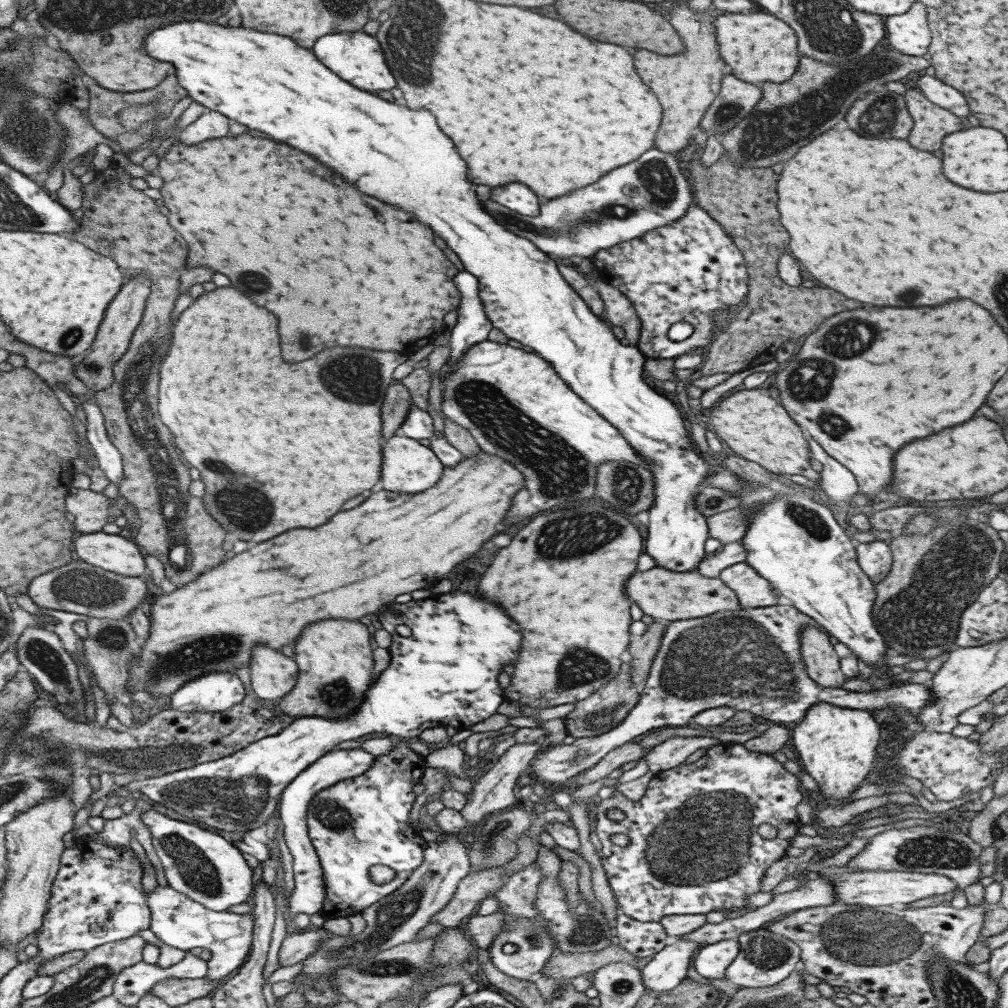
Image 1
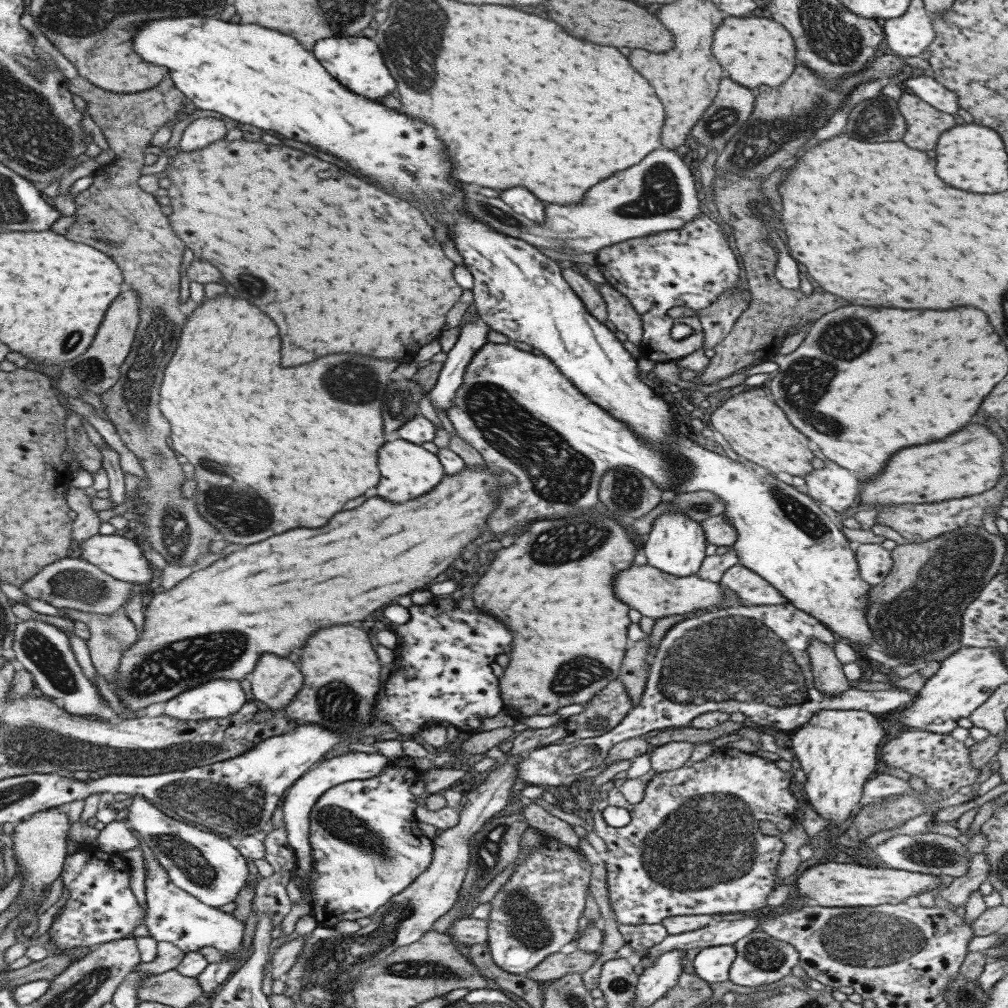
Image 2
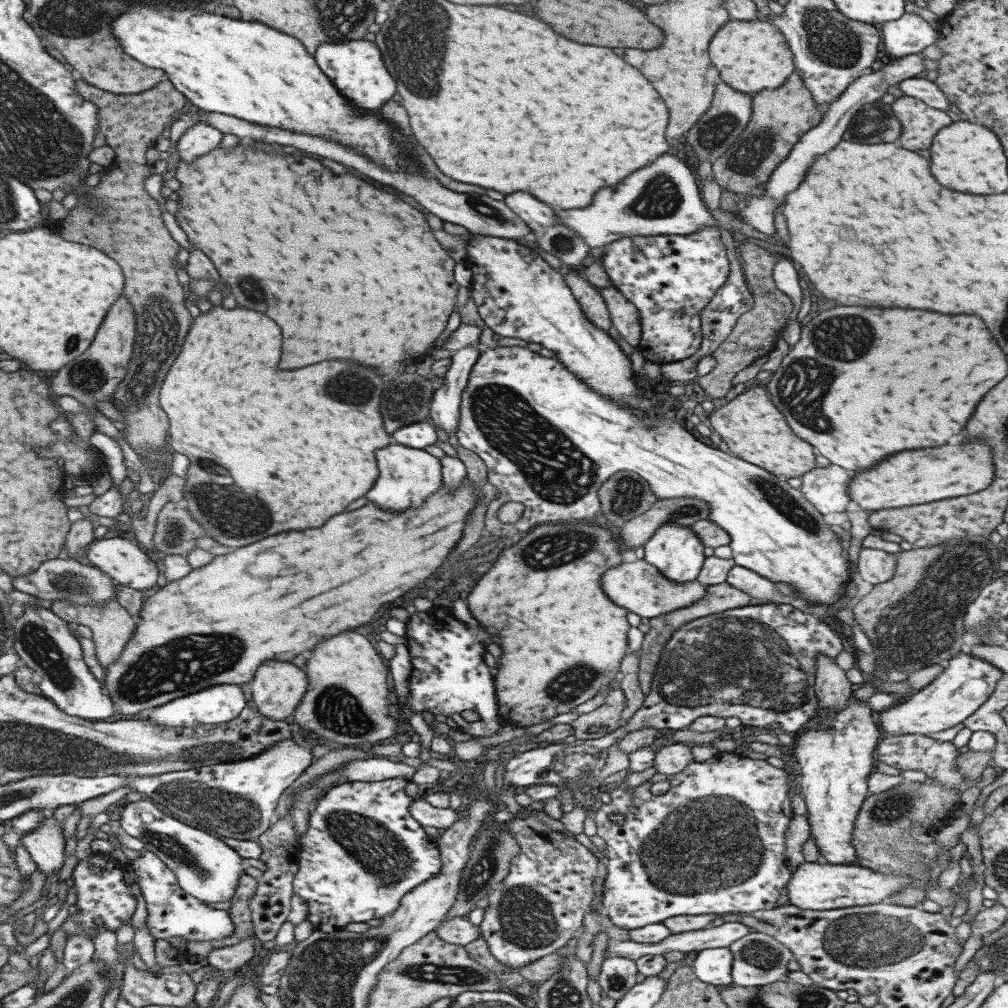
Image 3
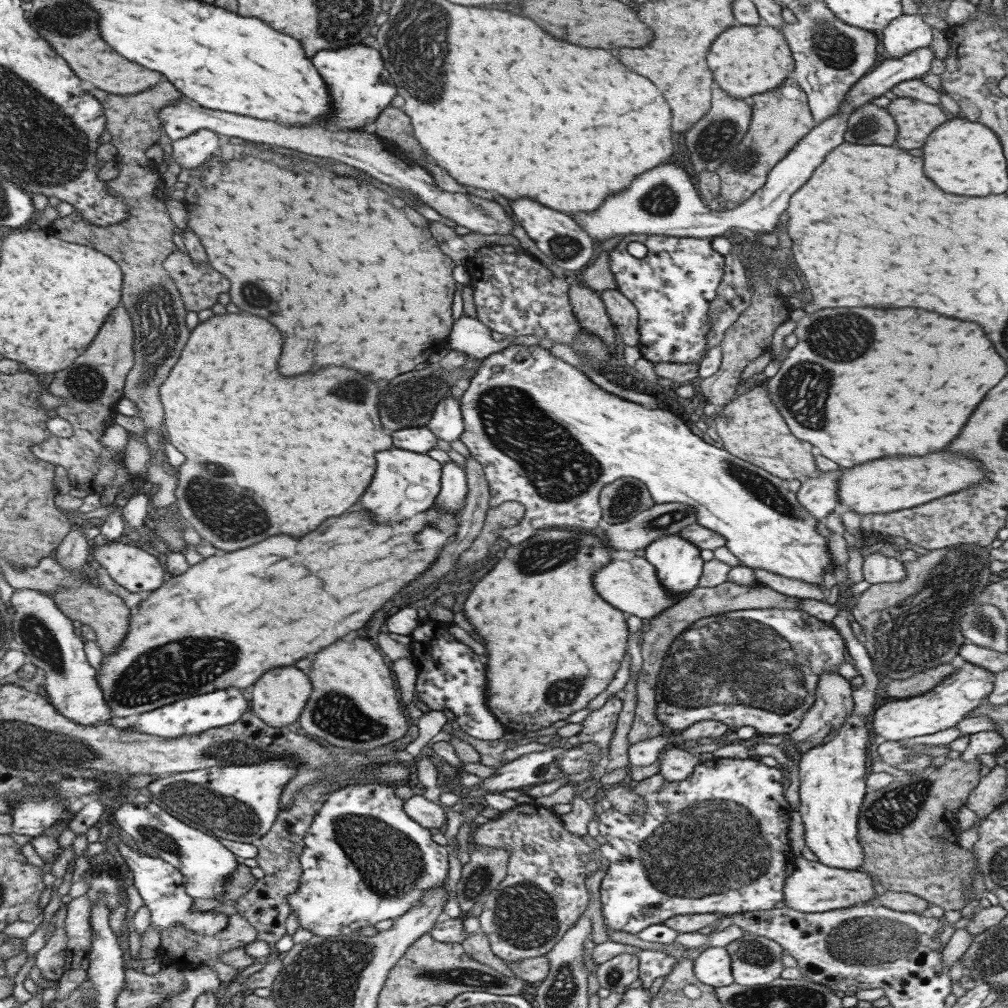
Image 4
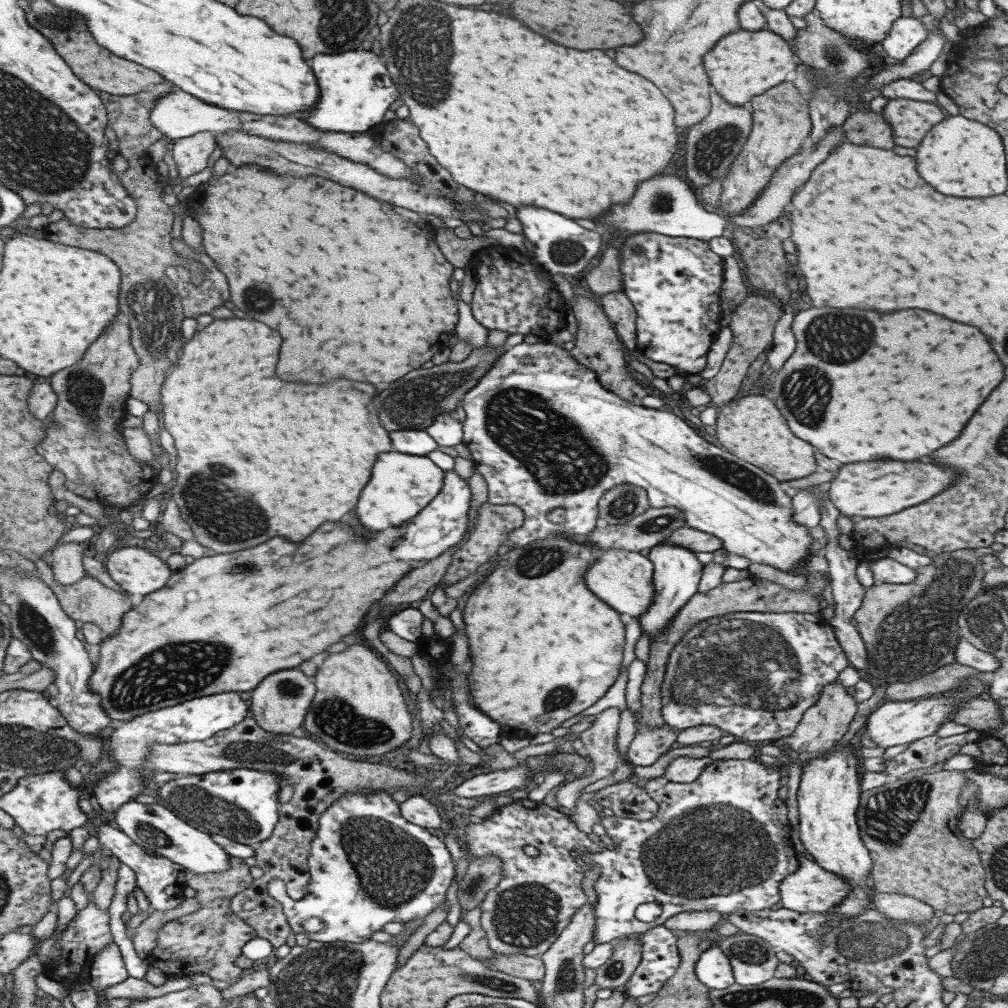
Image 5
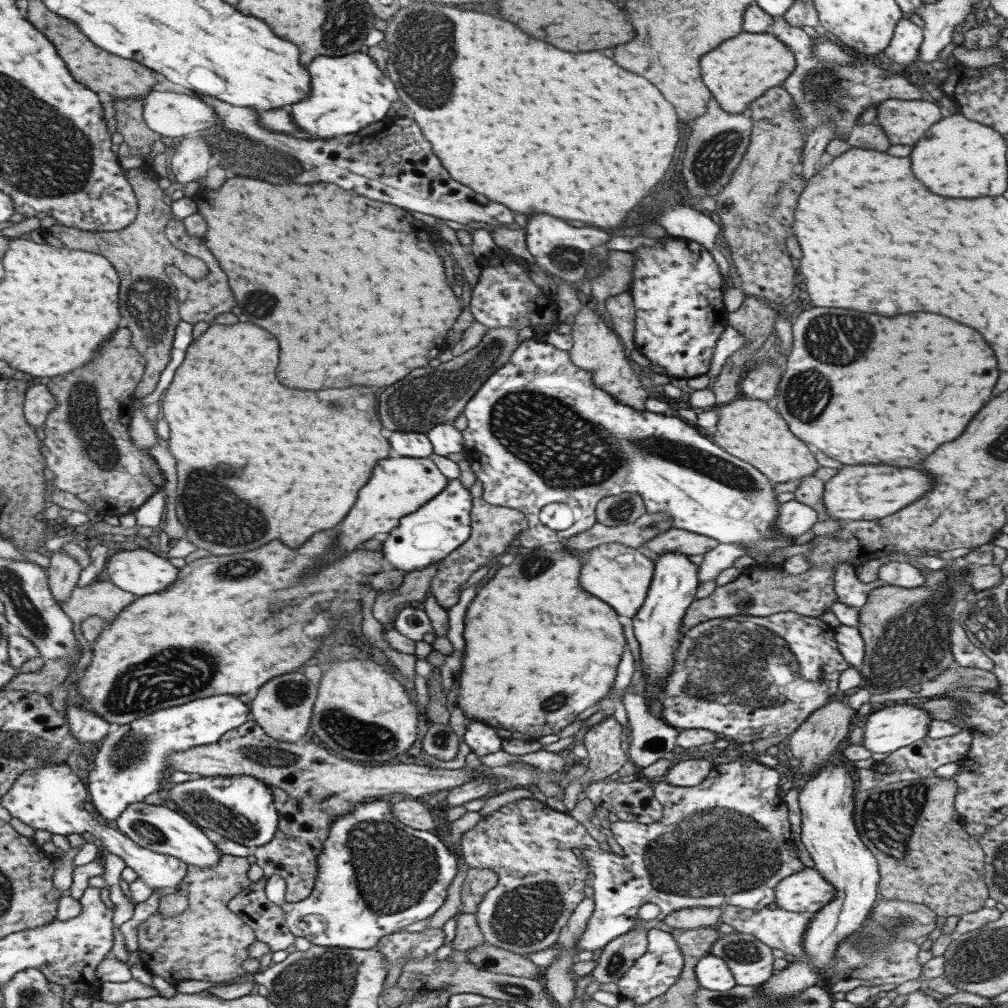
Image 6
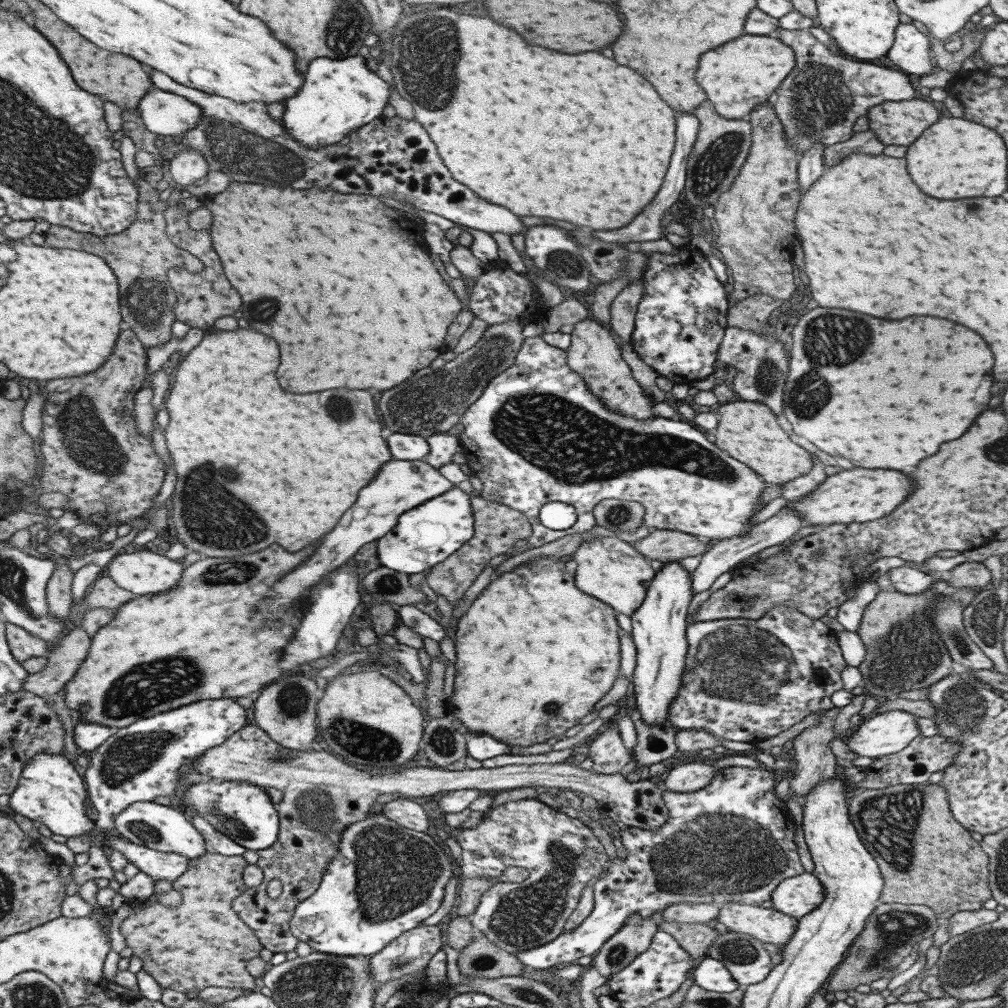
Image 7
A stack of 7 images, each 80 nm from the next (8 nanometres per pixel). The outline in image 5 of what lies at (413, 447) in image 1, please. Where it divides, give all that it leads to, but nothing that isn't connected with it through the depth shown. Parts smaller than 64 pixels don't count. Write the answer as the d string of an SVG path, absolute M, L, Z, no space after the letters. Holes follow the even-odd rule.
M389 451L377 456L371 478L359 494L355 518L371 532L397 526L413 518L441 490L444 472L428 457Z

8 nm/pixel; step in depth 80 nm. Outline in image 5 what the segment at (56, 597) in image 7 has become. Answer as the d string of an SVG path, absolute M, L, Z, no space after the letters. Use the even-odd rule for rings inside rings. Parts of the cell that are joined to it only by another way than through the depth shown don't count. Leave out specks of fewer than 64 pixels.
M65 542L49 551L53 578L59 584L70 585L87 576L81 565L81 555L86 543Z

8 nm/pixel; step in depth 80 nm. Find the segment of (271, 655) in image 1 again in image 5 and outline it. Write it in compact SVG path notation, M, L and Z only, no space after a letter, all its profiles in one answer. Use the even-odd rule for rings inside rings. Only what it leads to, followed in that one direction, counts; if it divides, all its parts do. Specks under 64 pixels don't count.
M299 668L272 672L265 676L251 692L249 698L251 716L256 720L259 728L267 732L282 735L302 733L301 726L305 712L307 712L314 694L313 680L303 675Z

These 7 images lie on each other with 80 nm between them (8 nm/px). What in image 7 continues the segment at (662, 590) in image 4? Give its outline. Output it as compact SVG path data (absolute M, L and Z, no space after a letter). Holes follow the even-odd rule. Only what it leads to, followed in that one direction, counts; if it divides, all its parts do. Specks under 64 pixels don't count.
M612 535L593 536L584 540L571 556L571 561L576 564L572 573L574 584L581 592L608 604L615 614L630 617L640 606L654 572L648 560L633 545L630 546Z

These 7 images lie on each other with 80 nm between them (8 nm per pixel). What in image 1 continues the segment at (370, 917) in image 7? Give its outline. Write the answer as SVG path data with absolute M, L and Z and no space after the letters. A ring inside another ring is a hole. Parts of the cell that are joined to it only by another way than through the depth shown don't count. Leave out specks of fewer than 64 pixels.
M395 742L389 752L376 756L373 766L369 766L361 776L335 782L311 797L305 824L322 870L324 899L317 914L324 920L360 914L367 906L373 906L377 900L399 888L411 871L421 864L423 850L428 844L419 836L419 830L409 823L408 814L415 800L413 786L419 783L425 769L424 757L413 752L408 742ZM371 865L385 865L393 869L394 877L385 884L373 884L368 878Z

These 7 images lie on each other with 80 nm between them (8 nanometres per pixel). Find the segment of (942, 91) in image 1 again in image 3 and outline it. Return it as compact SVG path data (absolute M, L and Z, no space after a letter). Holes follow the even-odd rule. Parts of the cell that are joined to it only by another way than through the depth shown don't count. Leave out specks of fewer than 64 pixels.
M909 77L894 87L897 94L913 97L914 99L929 104L931 108L937 110L948 110L949 102L947 97L941 92L934 82L929 82L925 77Z

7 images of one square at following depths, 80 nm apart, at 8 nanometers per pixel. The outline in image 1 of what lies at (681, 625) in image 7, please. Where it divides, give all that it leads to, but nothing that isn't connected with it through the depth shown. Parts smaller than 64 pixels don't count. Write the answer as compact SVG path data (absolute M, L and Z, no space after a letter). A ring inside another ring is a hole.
M197 20L157 28L145 38L145 50L155 60L171 62L175 66L180 87L193 101L204 106L205 111L224 114L251 130L269 134L273 140L279 140L325 164L359 192L399 208L431 228L433 234L437 234L447 248L457 255L464 270L477 279L477 296L491 327L497 328L508 339L528 346L545 363L549 363L555 374L568 384L571 392L617 429L617 433L651 471L653 504L647 510L645 554L653 558L655 567L673 572L697 570L699 562L705 559L703 543L708 537L708 526L706 518L695 506L695 495L706 482L710 461L706 455L693 451L675 405L641 379L647 358L634 345L619 341L611 333L609 325L589 311L589 307L560 275L552 257L541 252L525 237L509 232L484 211L475 191L469 189L472 182L463 178L467 172L465 162L457 156L451 140L441 134L427 110L409 110L353 88L329 72L309 50L299 48L285 36L215 26Z

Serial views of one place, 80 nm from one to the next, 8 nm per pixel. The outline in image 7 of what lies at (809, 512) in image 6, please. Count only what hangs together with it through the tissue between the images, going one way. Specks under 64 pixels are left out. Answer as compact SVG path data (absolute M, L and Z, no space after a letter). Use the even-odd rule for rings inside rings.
M785 505L764 522L757 523L743 536L734 536L733 538L716 541L710 549L707 549L701 555L701 562L699 562L697 568L690 574L692 596L700 593L702 590L707 590L720 574L723 574L727 569L731 570L734 565L737 565L743 559L753 556L755 552L760 552L763 548L780 544L783 540L787 540L790 536L793 536L793 534L797 534L797 530L801 526L807 525L808 522L804 521L795 509Z

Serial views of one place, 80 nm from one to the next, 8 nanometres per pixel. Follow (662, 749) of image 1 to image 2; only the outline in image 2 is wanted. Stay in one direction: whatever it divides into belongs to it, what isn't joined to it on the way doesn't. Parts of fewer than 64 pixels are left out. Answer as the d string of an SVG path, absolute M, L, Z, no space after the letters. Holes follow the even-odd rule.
M671 741L654 747L648 751L650 768L655 773L669 772L681 768L688 761L693 746L693 743L686 741Z

